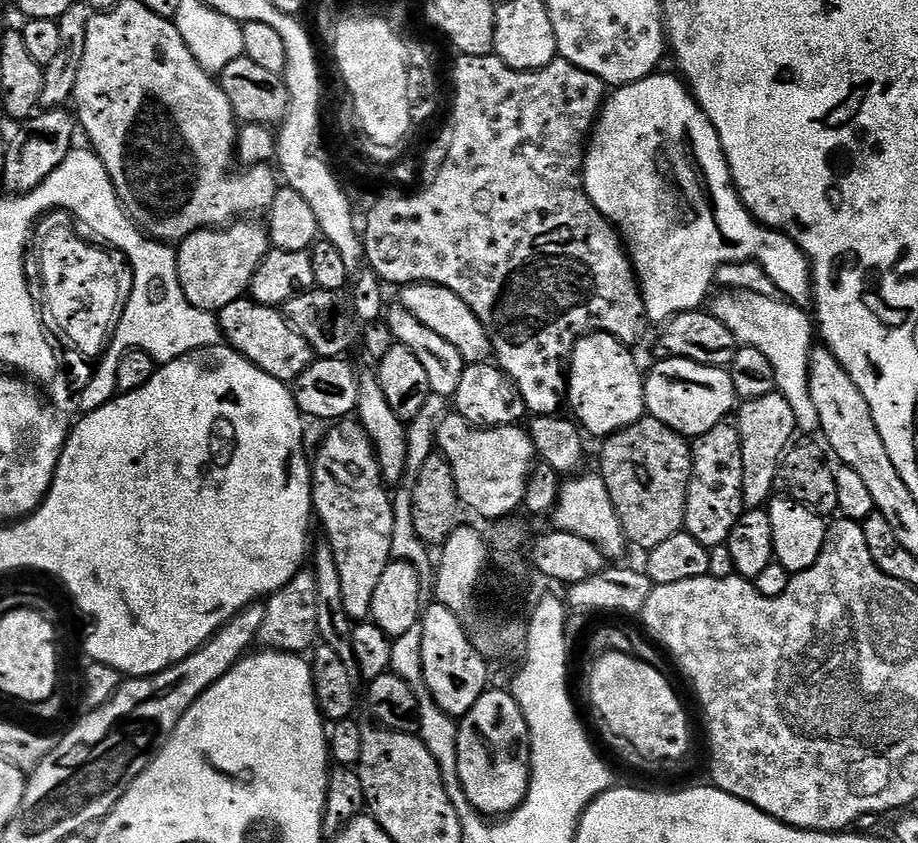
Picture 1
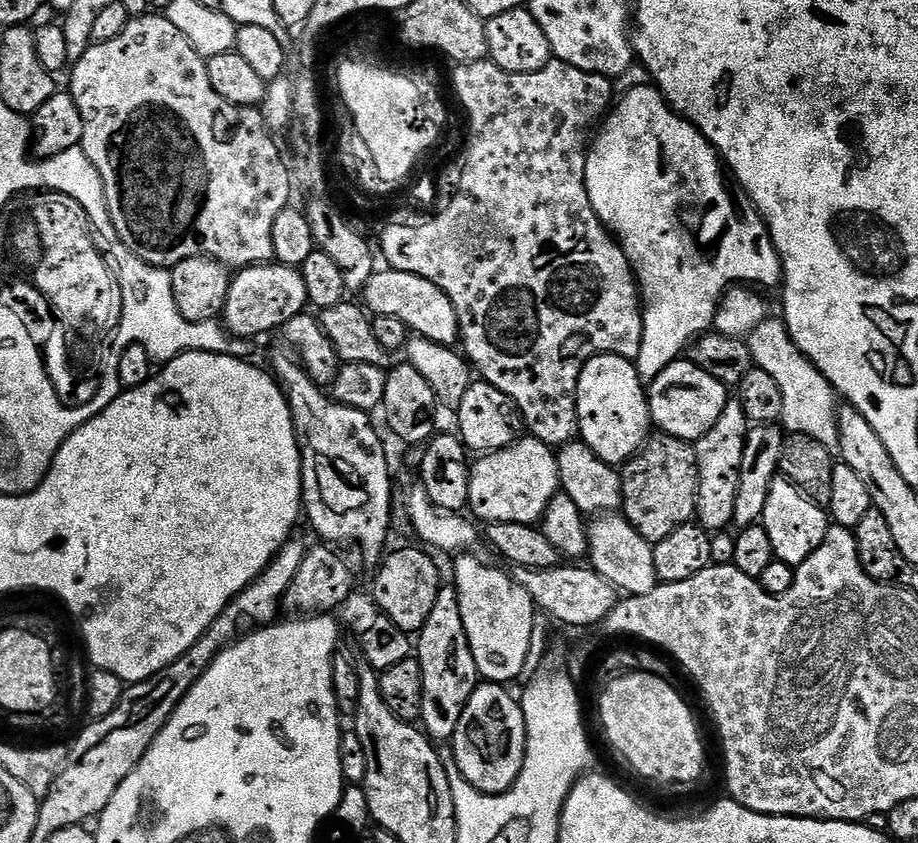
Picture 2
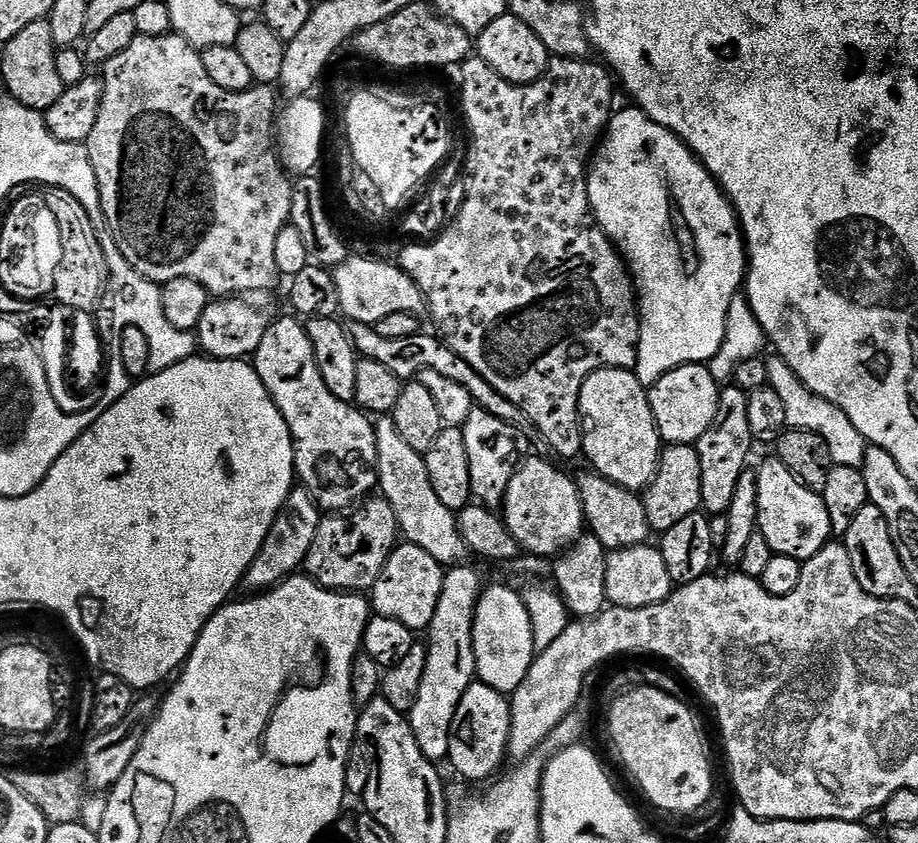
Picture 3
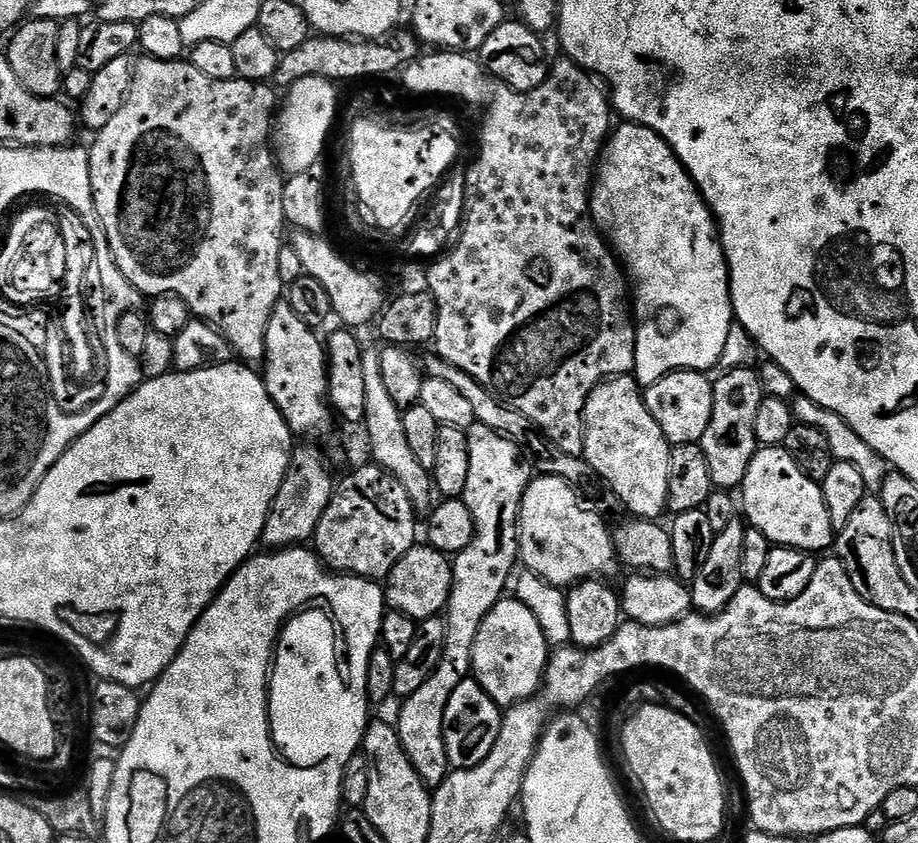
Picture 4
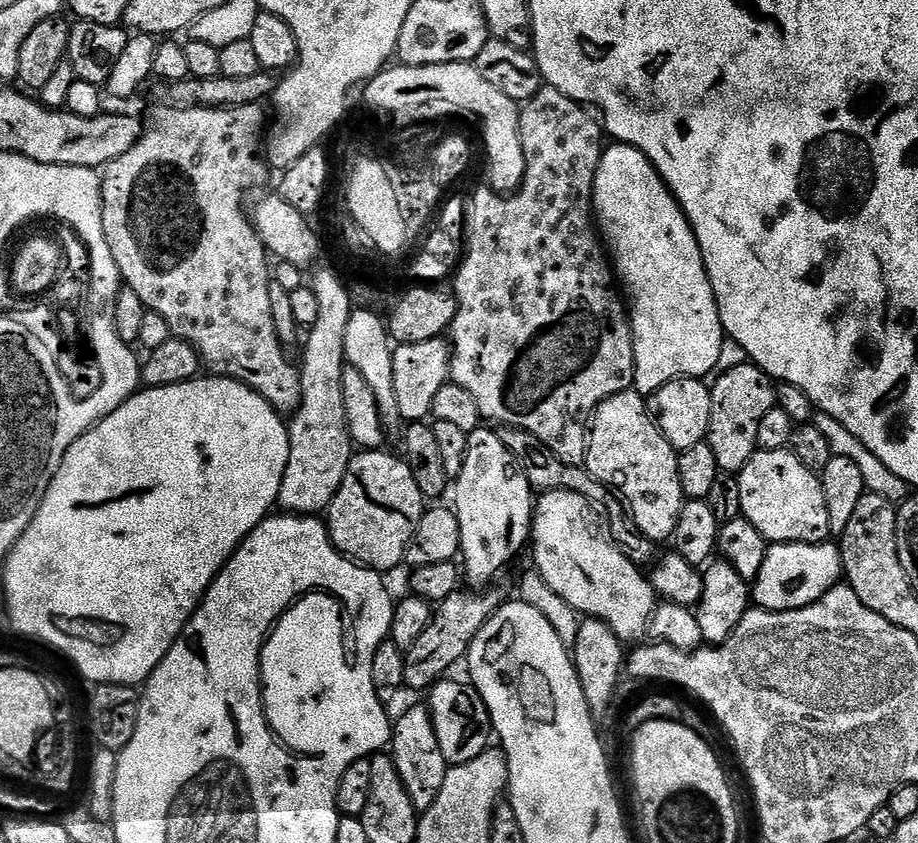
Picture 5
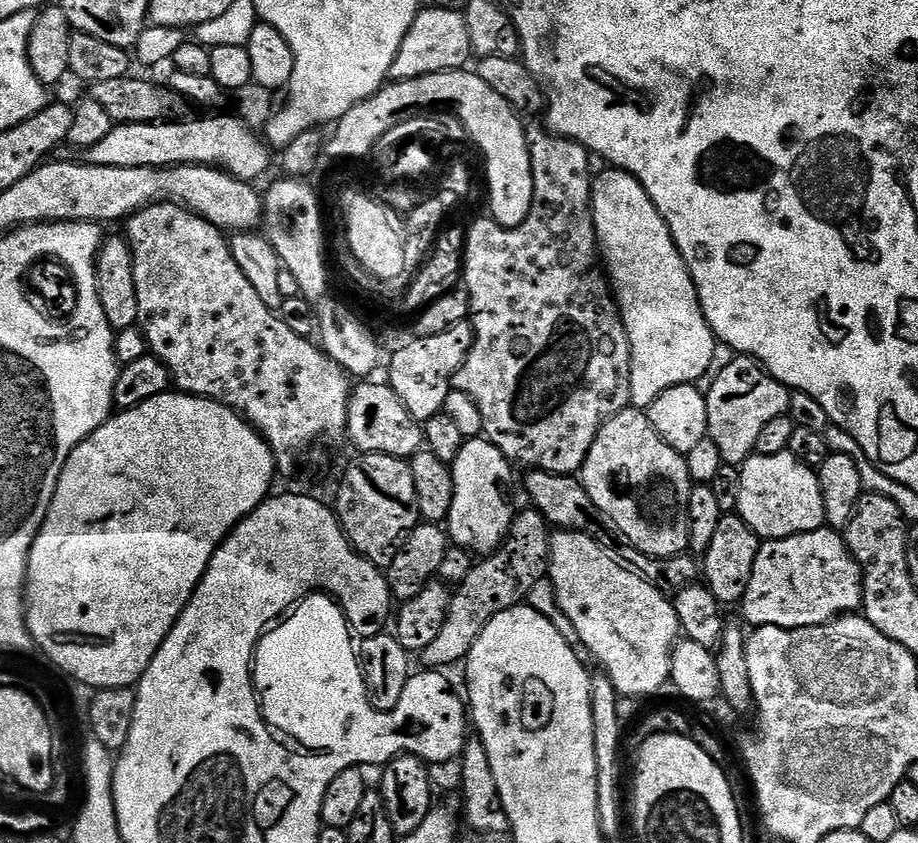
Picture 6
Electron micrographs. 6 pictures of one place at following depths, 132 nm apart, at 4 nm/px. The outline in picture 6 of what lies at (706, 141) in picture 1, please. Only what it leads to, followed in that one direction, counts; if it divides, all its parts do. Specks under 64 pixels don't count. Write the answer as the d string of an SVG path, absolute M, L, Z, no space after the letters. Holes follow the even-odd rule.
M609 167L608 171L592 180L592 221L596 227L598 251L602 257L603 267L610 281L616 303L620 305L620 317L628 331L628 341L632 347L632 387L631 407L646 410L670 386L679 384L695 384L702 374L706 374L706 366L710 366L710 358L714 358L714 350L718 343L712 335L712 328L702 314L700 299L696 293L694 282L690 278L690 270L670 234L670 226L658 214L658 206L646 194L646 190L629 172Z

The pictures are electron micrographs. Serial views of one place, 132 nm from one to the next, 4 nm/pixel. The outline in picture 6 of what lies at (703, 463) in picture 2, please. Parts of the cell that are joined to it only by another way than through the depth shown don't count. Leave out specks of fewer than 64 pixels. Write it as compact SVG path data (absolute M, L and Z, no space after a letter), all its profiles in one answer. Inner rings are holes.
M740 354L733 358L730 366L726 366L726 370L722 370L706 395L708 439L718 446L725 464L743 466L755 453L758 433L774 418L788 415L792 392L775 380L759 360Z

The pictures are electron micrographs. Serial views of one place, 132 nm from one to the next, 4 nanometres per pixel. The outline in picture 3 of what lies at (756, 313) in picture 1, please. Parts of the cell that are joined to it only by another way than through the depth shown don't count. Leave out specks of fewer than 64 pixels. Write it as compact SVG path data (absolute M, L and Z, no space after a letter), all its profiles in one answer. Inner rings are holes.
M772 354L767 357L767 361L767 387L772 388L774 394L778 394L778 398L784 404L788 428L801 428L818 434L818 438L822 438L822 442L826 442L826 446L830 446L830 458L833 465L863 469L867 445L858 426L854 426L854 422L850 422L850 418L846 418L846 414L841 408L834 406L834 402L830 402L804 387L798 374L794 374L794 370L790 370L790 366L783 358Z

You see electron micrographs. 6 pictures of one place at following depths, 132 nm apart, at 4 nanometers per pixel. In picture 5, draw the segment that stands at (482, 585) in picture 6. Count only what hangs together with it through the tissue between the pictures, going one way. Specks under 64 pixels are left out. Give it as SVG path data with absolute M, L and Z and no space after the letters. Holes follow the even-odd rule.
M489 586L482 591L474 590L458 590L454 594L450 594L450 598L440 601L435 605L432 613L432 621L430 626L426 626L426 630L414 642L414 646L403 649L404 665L406 666L406 674L404 675L404 687L416 692L427 693L432 685L439 684L441 680L449 675L448 672L456 663L463 661L468 655L470 646L474 642L474 638L482 630L482 626L486 626L486 622L500 607L506 603L506 596L497 586Z

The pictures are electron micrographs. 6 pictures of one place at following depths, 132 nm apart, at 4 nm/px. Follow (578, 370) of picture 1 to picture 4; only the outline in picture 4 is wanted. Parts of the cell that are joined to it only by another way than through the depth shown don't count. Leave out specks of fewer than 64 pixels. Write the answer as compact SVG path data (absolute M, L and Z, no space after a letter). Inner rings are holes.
M635 375L613 376L598 384L590 394L584 407L584 455L589 469L608 483L608 488L629 508L633 517L642 520L659 521L660 515L668 512L668 491L670 490L670 454L673 445L662 434L654 414L646 410L644 393L636 383Z

